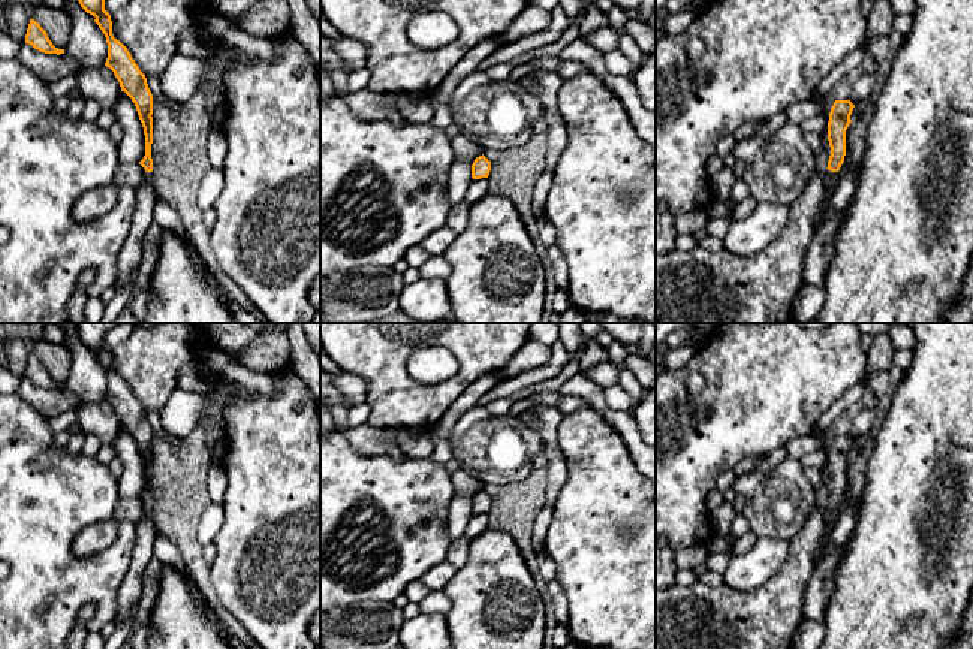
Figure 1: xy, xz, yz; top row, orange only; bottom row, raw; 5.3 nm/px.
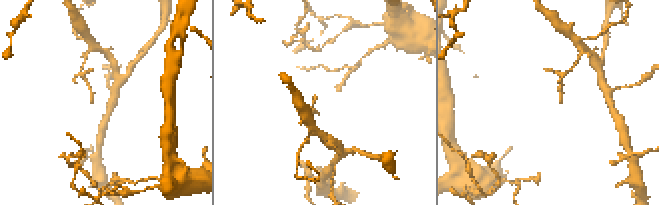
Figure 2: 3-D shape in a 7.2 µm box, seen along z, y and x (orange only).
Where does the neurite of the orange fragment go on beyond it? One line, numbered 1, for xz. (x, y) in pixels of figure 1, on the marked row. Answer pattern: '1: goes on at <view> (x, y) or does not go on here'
1: does not go on here

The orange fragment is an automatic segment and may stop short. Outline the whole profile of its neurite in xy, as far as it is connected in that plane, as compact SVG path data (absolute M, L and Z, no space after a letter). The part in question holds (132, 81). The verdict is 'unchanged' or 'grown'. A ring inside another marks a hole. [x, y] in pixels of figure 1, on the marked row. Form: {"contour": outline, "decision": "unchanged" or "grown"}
{"contour": "M78 0L81 7L93 15L106 37L108 58L105 66L109 67L124 91L136 106L145 135L145 156L139 164L145 169L145 181L136 193L136 208L132 218L132 230L117 259L115 287L120 292L138 271L142 257L142 239L153 223L154 203L157 193L153 185L153 94L148 88L145 75L139 70L127 48L114 37L111 15L105 10L105 0Z", "decision": "grown"}

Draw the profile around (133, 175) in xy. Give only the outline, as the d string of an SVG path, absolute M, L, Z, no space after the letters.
M139 163L118 164L115 172L117 185L129 185L136 190L145 181L145 169Z

